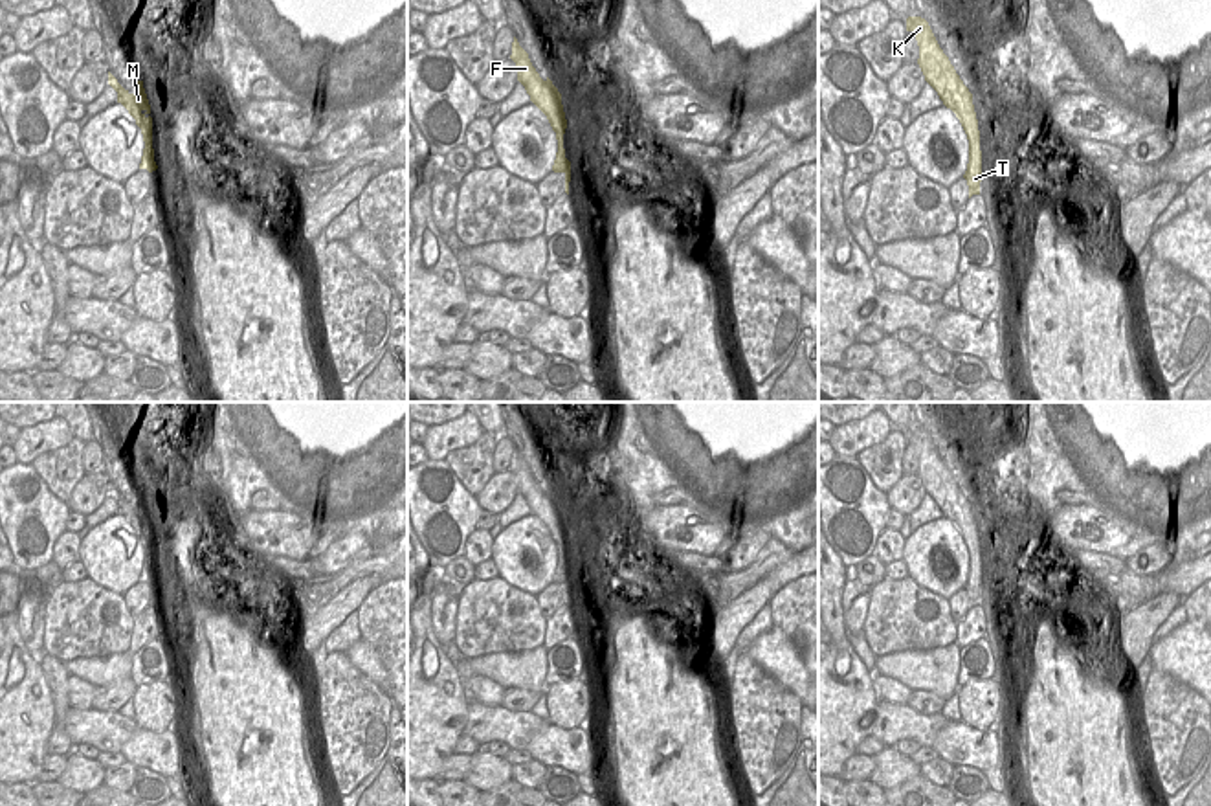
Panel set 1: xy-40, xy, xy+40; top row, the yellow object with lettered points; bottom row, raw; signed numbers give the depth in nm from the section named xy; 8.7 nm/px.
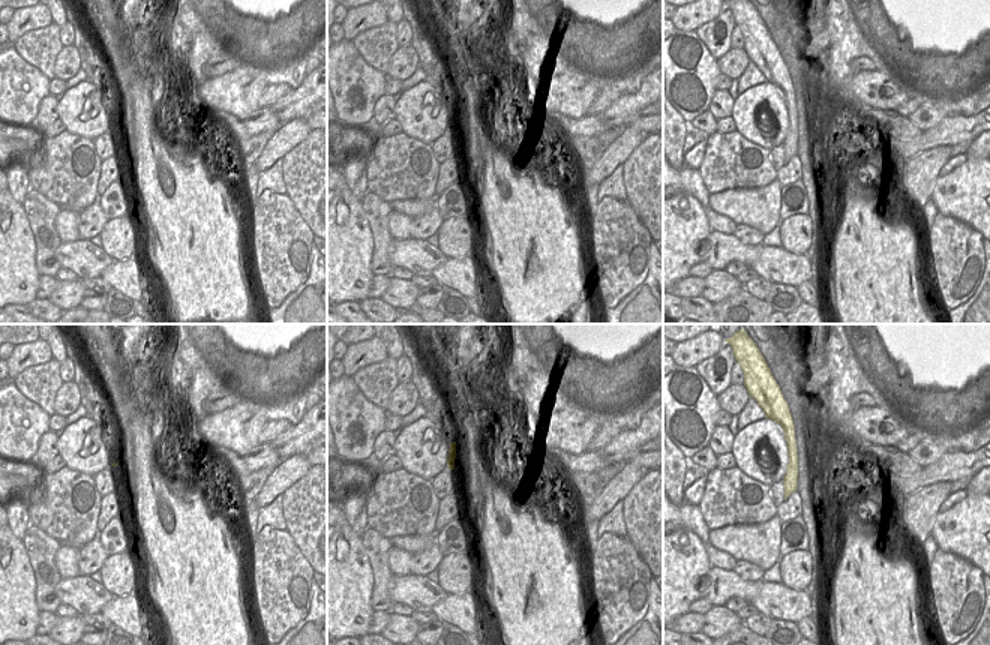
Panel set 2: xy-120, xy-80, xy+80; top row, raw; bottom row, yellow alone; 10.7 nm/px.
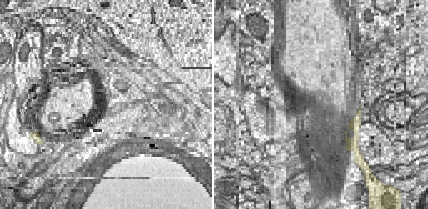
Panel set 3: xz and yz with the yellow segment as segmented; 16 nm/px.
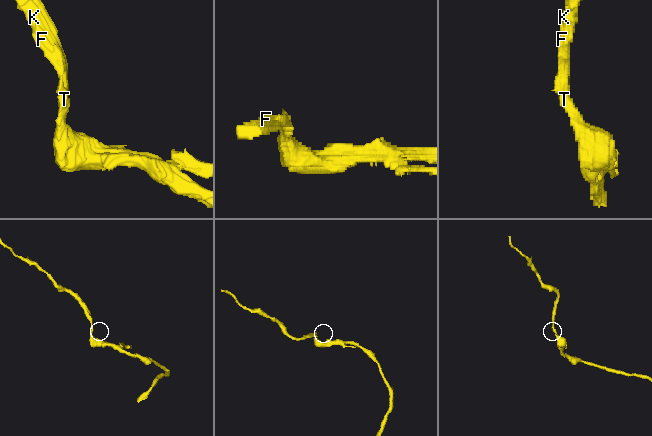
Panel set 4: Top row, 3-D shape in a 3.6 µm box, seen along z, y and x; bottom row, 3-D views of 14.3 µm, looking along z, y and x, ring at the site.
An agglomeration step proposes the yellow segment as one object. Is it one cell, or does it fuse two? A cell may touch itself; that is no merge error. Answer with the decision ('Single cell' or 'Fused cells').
Single cell.

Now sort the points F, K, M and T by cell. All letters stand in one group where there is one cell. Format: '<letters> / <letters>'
F K M T

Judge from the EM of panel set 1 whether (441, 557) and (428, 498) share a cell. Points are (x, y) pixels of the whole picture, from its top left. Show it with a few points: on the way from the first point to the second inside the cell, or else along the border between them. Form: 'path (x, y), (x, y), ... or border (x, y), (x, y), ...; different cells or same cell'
path (441, 542), (441, 513); same cell

